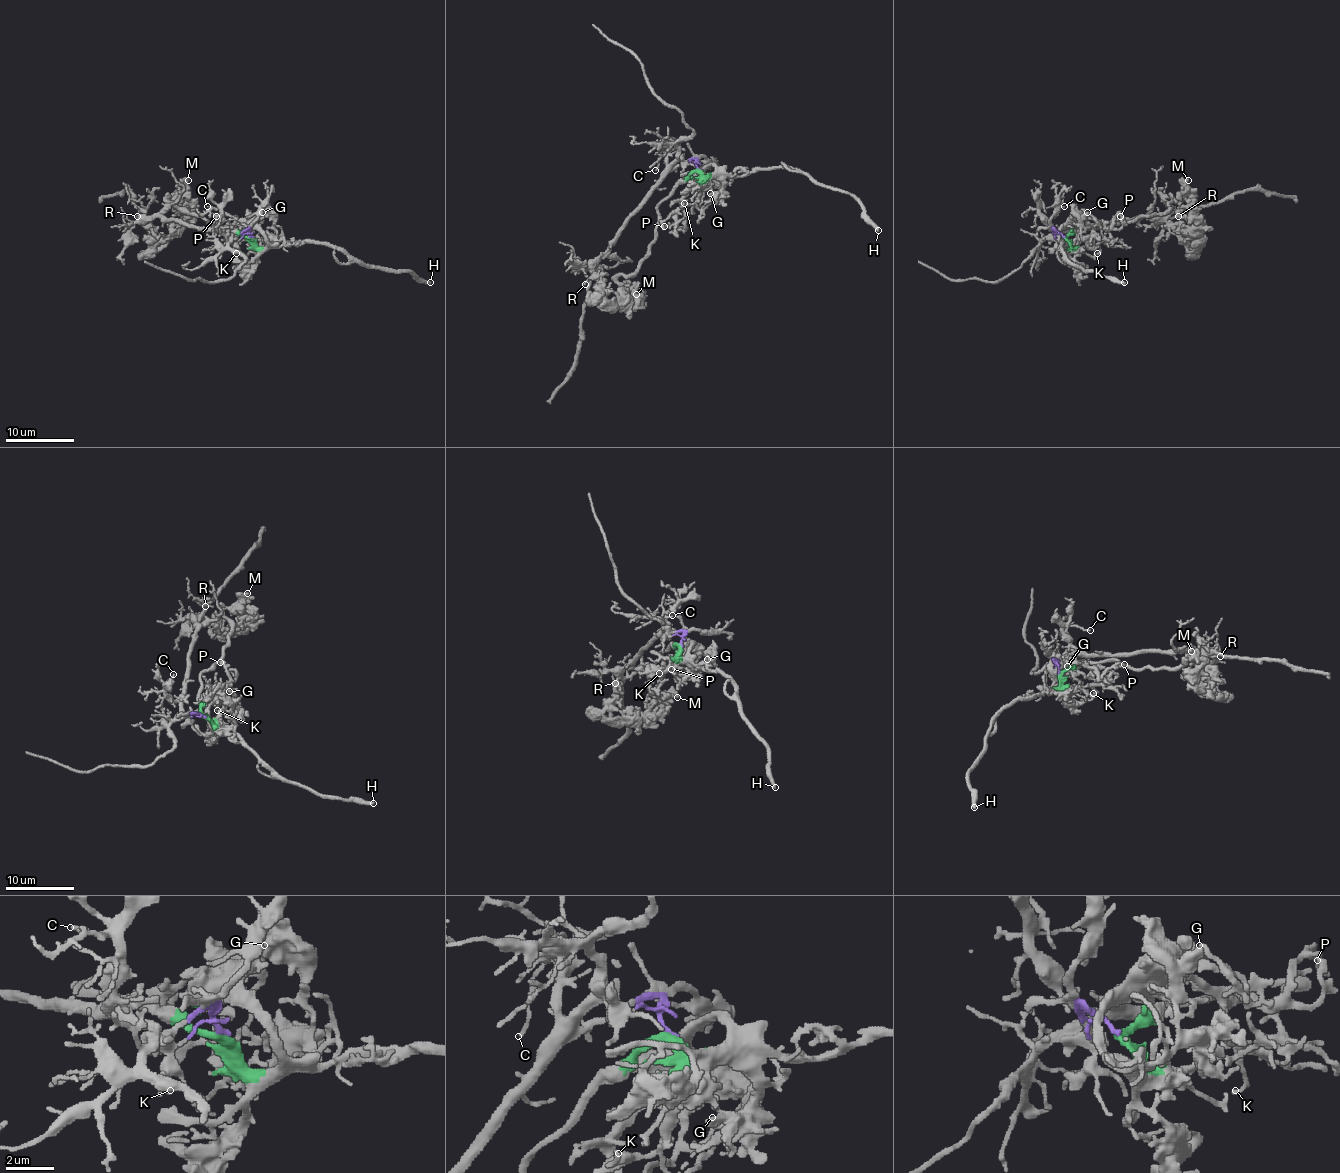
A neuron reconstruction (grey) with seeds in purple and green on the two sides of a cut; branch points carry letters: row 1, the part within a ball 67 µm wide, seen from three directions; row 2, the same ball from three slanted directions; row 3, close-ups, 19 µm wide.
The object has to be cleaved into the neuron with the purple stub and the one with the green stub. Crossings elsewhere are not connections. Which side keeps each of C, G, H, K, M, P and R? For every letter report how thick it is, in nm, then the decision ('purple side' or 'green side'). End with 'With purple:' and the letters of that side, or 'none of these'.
C: 130 nm thick; purple side
G: 180 nm thick; green side
H: 340 nm thick; green side
K: 150 nm thick; green side
M: 440 nm thick; green side
P: 90 nm thick; green side
R: 160 nm thick; purple side
With purple: C, R

